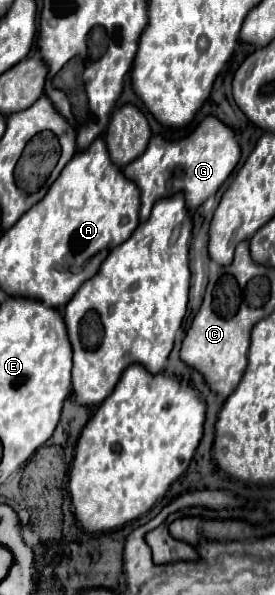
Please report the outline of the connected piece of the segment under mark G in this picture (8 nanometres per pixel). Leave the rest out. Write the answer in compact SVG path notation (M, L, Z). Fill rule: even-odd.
M213 115L205 117L203 123L199 123L199 127L185 139L167 141L161 135L153 137L147 151L123 169L123 175L133 181L141 193L139 221L145 223L149 219L155 201L171 197L175 193L183 193L187 209L195 211L225 183L225 179L235 169L239 157L241 151L233 131Z

